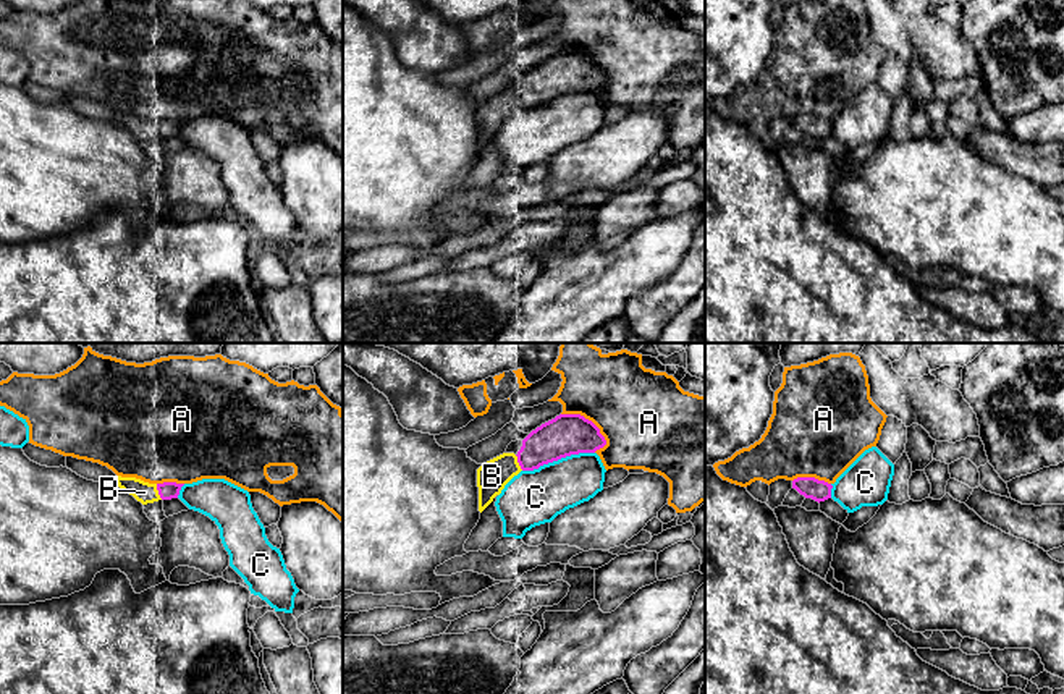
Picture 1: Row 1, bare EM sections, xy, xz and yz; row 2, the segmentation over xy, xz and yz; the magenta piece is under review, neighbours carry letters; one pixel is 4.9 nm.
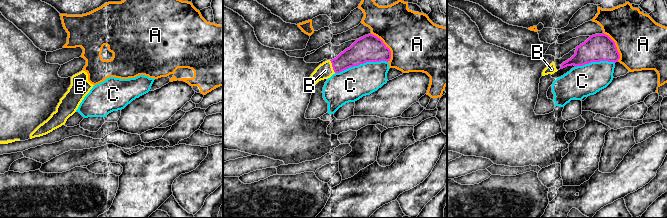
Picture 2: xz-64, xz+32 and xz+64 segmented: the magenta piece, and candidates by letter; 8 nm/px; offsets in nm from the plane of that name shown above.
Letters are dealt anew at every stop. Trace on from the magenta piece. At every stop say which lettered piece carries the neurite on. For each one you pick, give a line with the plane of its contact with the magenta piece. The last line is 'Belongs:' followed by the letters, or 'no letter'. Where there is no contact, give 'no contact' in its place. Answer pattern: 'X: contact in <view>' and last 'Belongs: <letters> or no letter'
B: contact in xy
Belongs: B

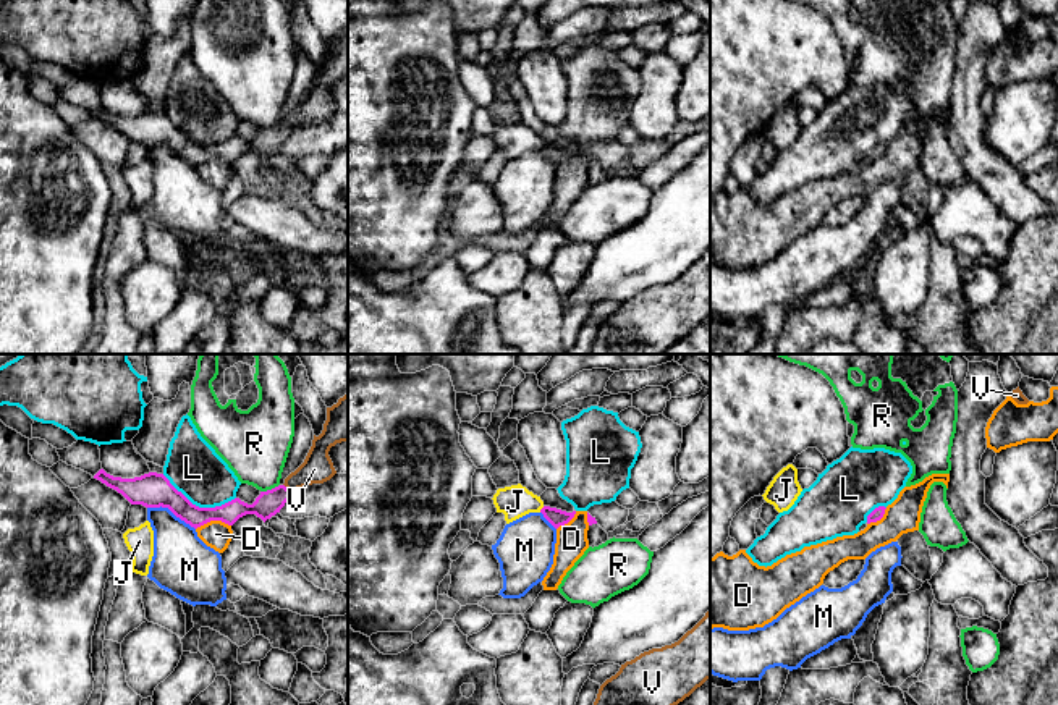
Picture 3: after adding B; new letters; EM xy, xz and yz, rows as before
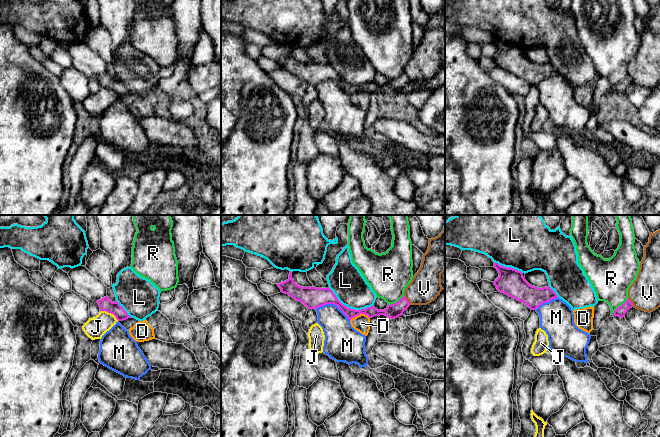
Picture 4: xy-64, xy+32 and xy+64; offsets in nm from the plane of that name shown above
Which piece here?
Belongs: no letter

